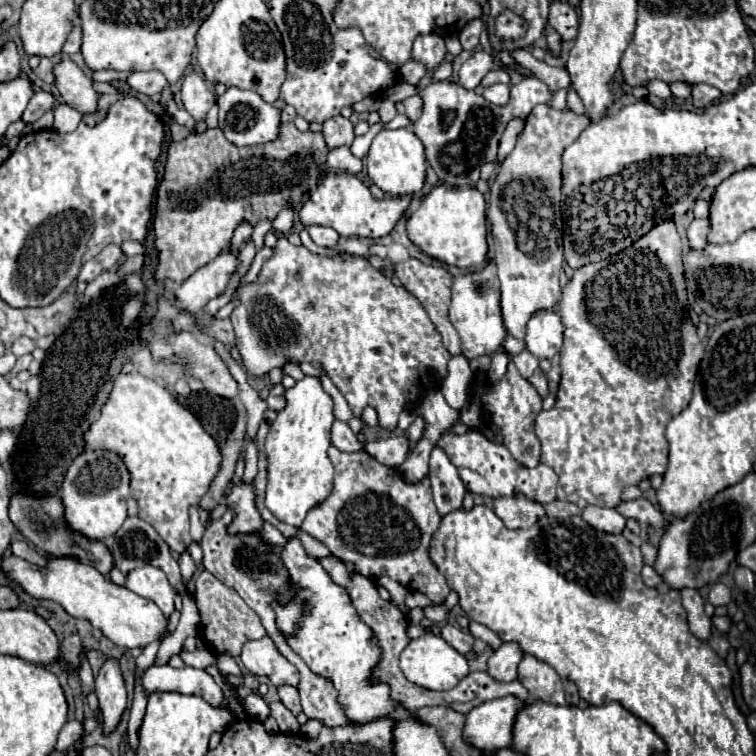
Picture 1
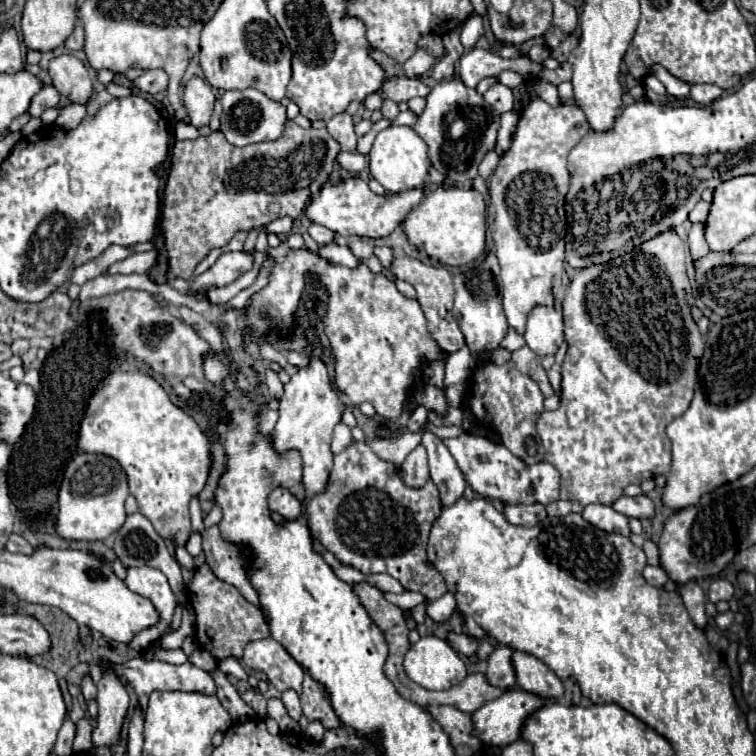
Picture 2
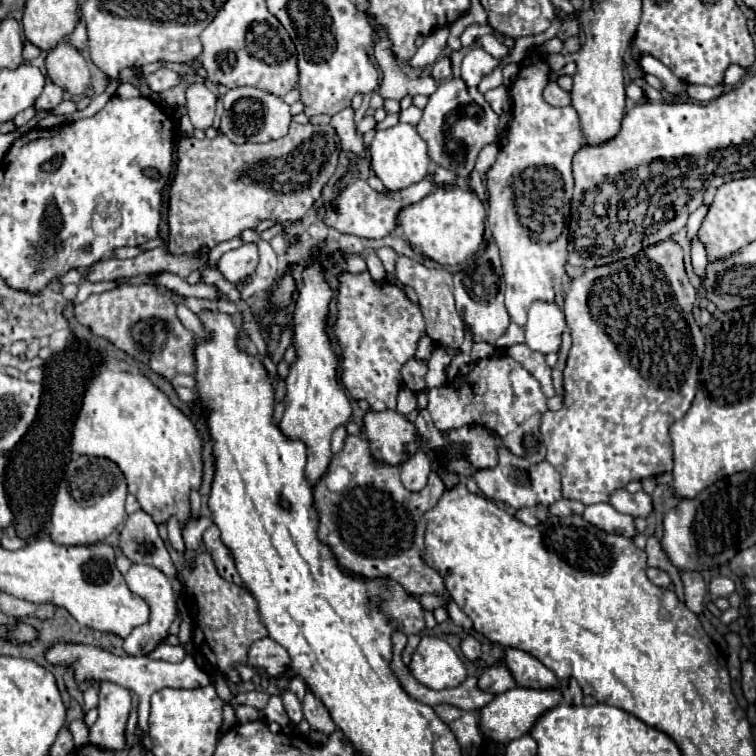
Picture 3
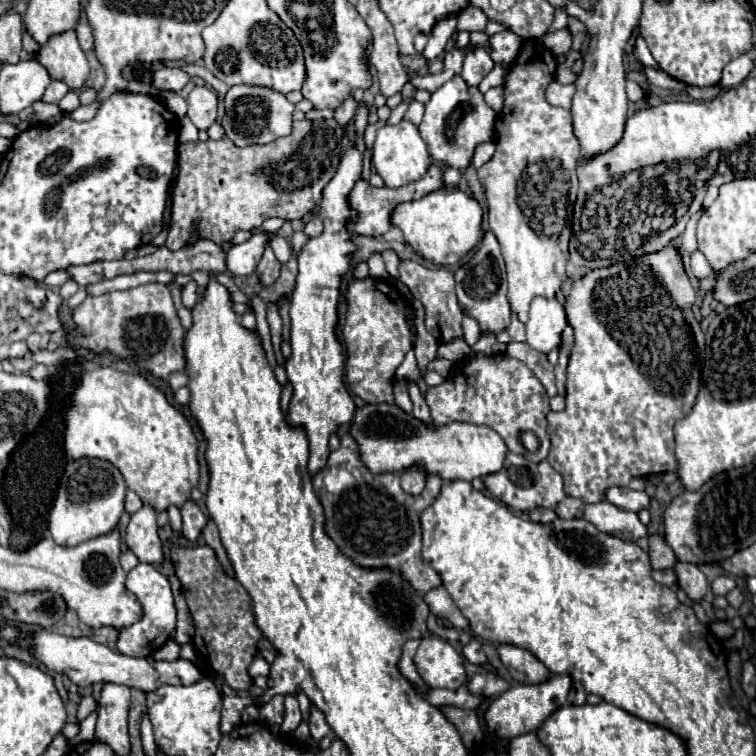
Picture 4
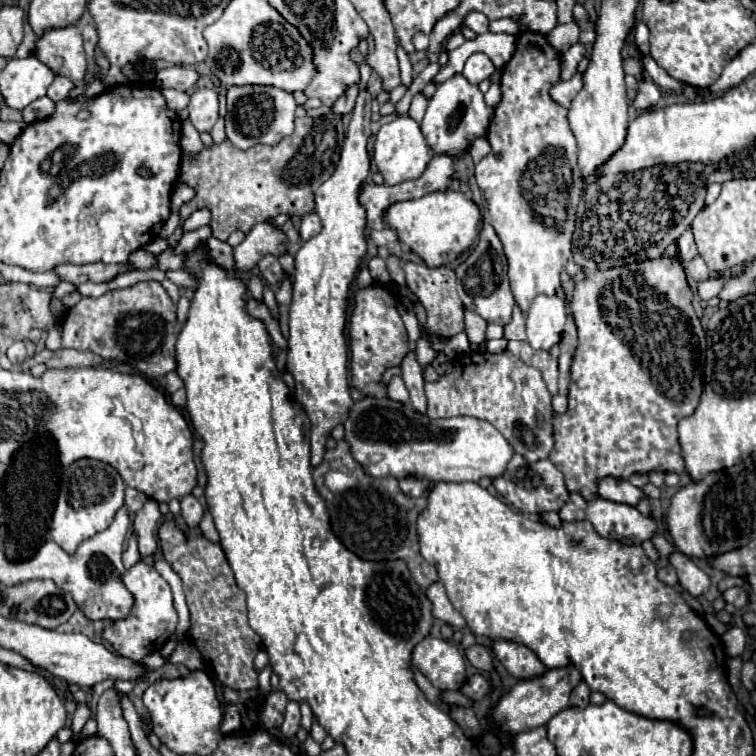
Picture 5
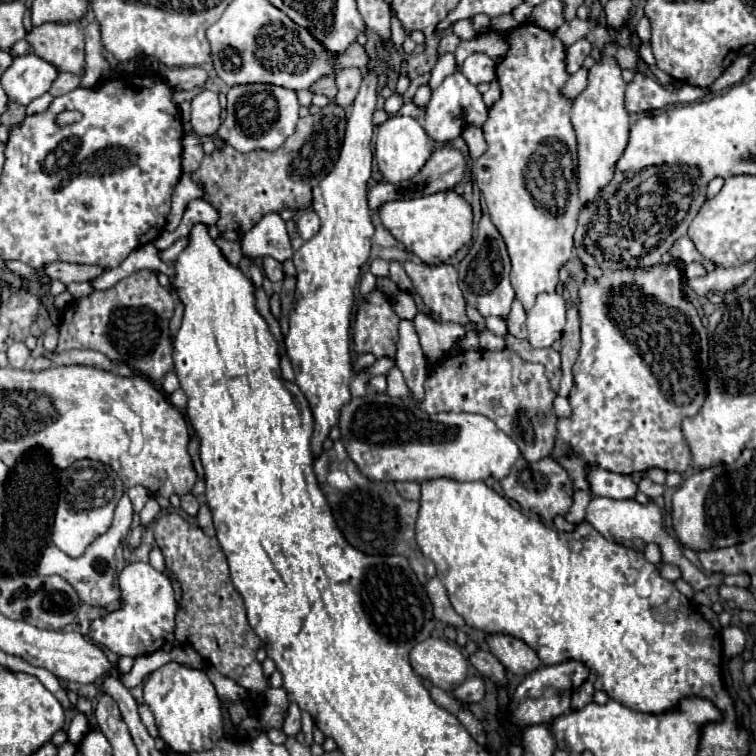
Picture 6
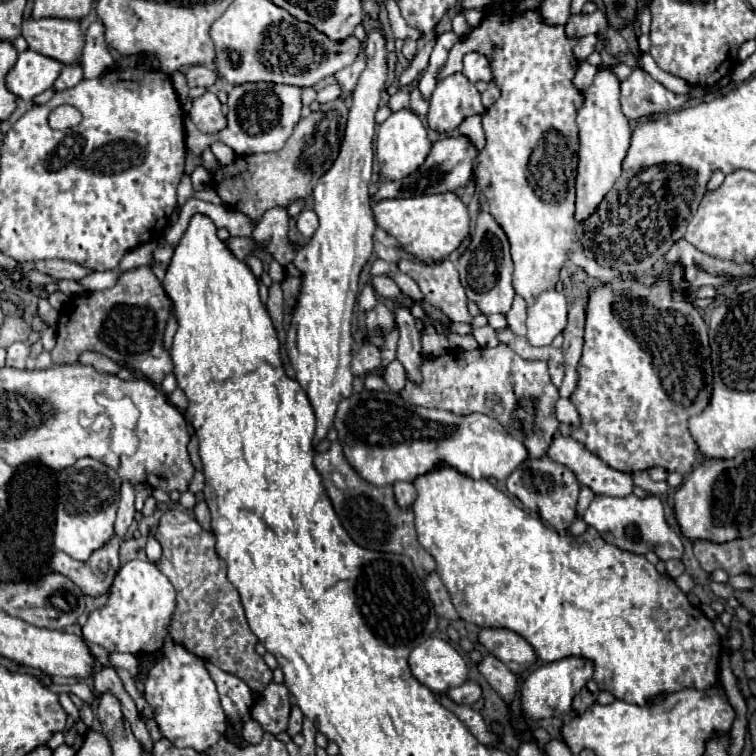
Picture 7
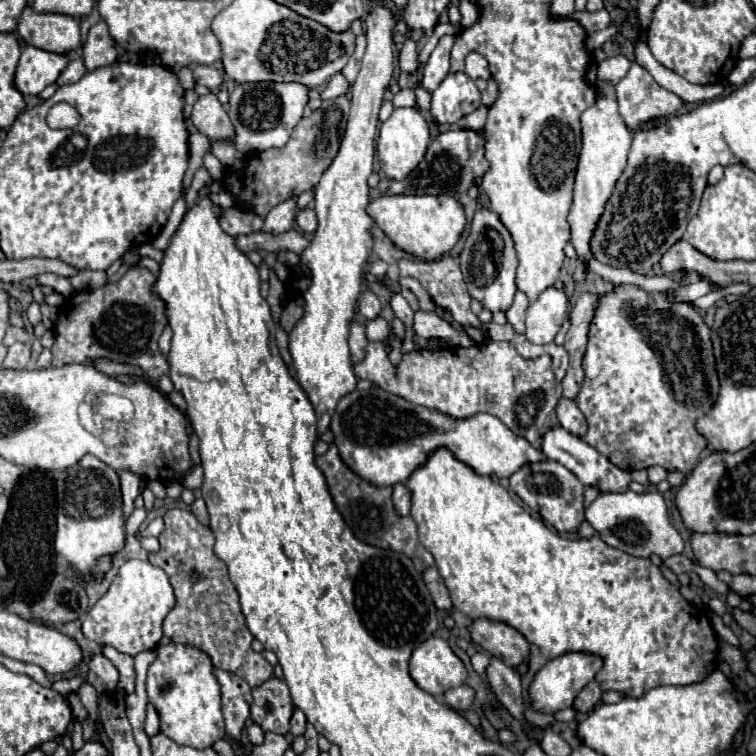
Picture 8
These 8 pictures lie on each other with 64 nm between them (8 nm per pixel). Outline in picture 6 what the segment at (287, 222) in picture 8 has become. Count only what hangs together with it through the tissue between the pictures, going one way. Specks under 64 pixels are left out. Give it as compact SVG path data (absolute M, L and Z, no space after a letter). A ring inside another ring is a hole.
M266 214L250 232L242 238L244 258L256 260L262 256L272 256L278 262L292 258L292 246L288 240L286 224L278 214Z

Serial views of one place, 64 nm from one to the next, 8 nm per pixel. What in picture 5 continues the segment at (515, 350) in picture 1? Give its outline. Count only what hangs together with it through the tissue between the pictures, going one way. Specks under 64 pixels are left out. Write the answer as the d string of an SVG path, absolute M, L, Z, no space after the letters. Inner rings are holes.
M514 306L512 322L510 322L508 326L504 326L504 338L506 338L506 340L526 340L524 316L522 316L522 312L520 312L518 306Z

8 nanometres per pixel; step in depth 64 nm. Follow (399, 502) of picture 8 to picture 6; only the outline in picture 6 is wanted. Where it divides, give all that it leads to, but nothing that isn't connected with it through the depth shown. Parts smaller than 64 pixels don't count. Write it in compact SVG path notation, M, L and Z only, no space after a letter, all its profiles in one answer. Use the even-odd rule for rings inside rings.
M396 482L396 488L406 500L418 500L420 498L420 484L418 482Z

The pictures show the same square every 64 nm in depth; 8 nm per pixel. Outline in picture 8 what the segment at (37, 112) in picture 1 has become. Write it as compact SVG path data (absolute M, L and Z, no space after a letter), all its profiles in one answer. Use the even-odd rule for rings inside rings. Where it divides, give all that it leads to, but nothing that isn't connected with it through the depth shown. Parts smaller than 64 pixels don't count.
M74 58L66 66L66 70L60 74L60 78L56 80L56 84L58 86L66 86L66 84L72 84L72 82L78 82L84 74L86 74L86 68L82 64L82 58Z

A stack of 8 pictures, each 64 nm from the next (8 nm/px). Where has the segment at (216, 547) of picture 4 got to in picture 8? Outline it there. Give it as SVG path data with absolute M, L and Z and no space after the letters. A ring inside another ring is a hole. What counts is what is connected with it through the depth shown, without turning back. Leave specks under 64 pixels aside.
M198 498L198 500L190 506L190 510L192 510L192 514L198 518L200 524L204 524L204 526L210 524L210 522L208 522L208 510L206 510L206 504L204 504L202 498Z

